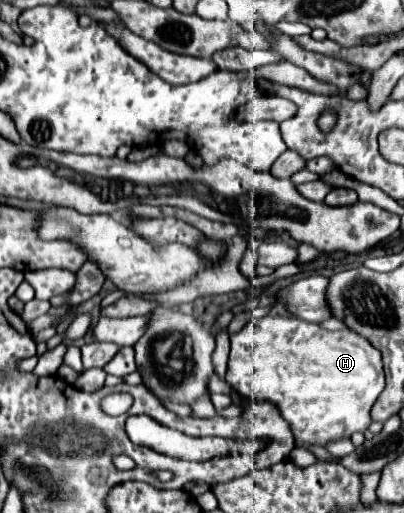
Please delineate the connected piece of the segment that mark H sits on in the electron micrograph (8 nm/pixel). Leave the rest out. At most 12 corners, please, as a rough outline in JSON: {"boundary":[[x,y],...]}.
{"boundary":[[293,316],[235,332],[225,380],[299,448],[365,432],[381,352]]}

